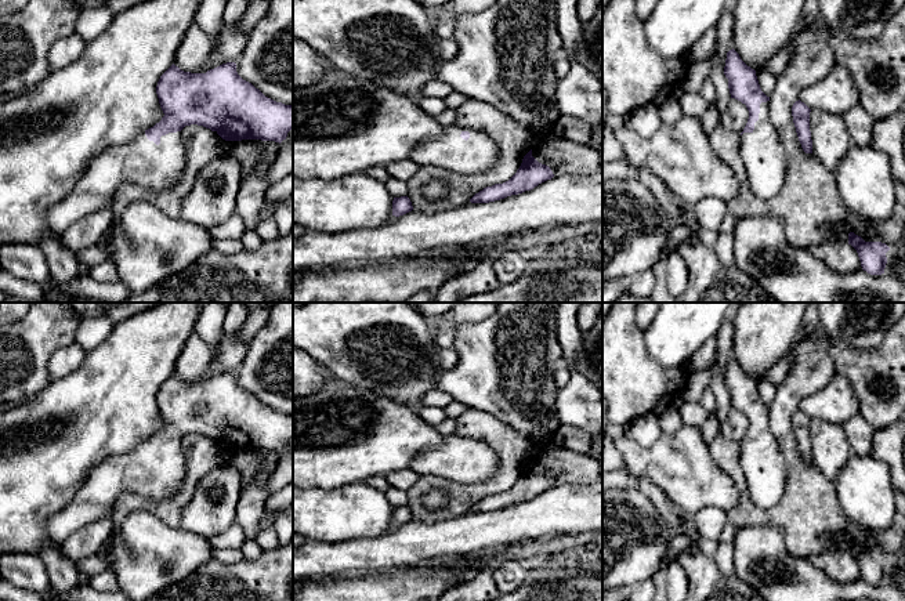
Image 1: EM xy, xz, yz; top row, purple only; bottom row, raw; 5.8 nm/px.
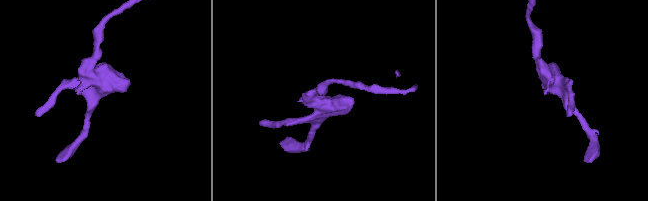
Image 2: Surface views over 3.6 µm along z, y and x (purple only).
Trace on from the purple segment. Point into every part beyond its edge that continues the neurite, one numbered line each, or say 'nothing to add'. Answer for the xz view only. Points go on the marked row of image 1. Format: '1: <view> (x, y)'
1: xz (478, 154)

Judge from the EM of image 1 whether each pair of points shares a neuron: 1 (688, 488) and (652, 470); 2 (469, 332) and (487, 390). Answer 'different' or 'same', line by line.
1: same
2: same

